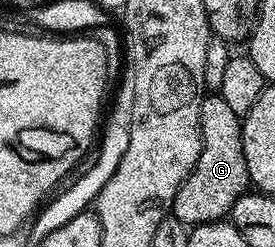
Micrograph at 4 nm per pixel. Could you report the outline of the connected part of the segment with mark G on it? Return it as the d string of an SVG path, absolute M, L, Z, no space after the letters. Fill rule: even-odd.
M217 93L217 103L213 103L213 119L209 119L209 123L213 123L213 135L201 135L201 167L193 166L197 175L201 175L201 207L193 207L193 227L197 226L197 211L205 215L206 223L226 218L239 195L250 186L246 158L243 157L241 117L232 112L227 101L221 103L221 98Z

